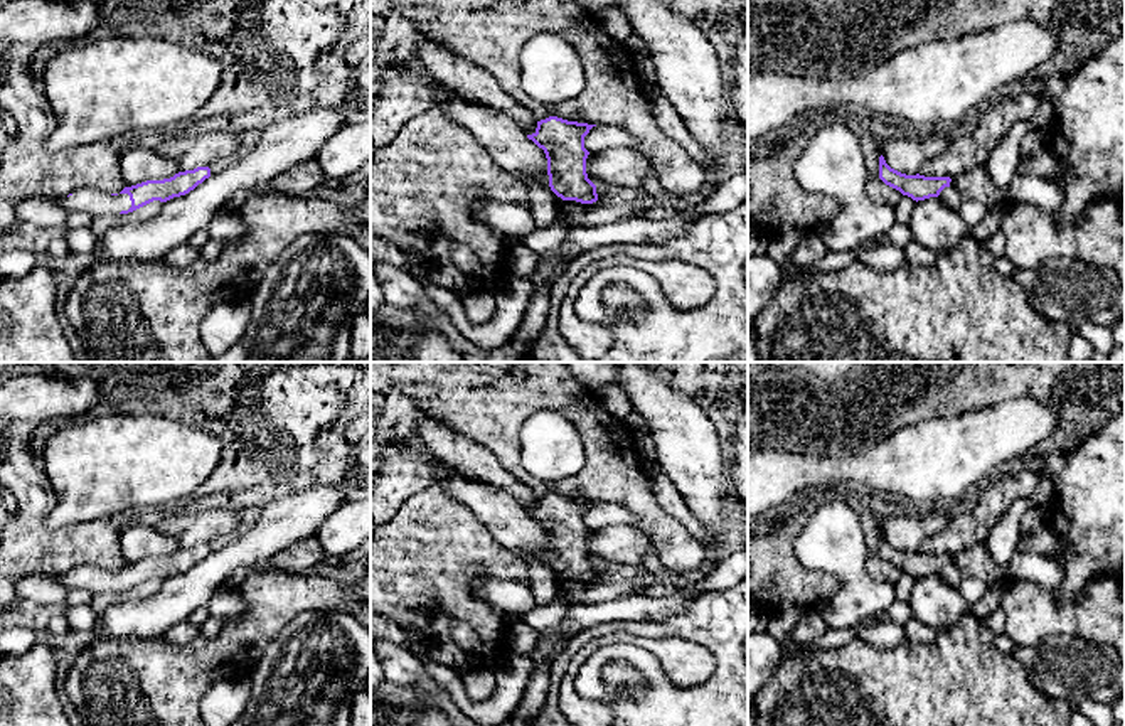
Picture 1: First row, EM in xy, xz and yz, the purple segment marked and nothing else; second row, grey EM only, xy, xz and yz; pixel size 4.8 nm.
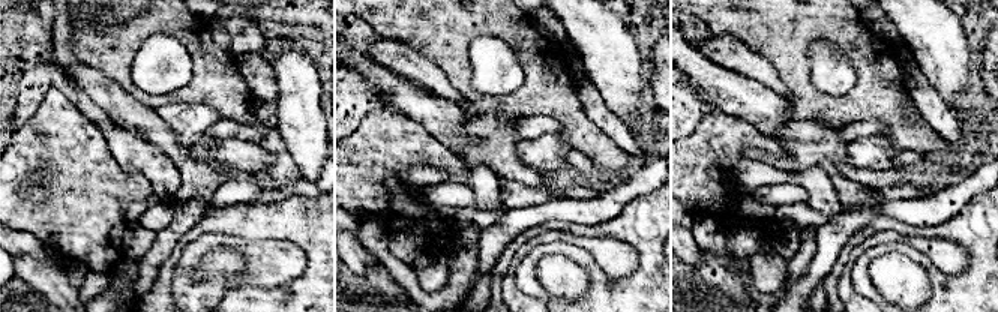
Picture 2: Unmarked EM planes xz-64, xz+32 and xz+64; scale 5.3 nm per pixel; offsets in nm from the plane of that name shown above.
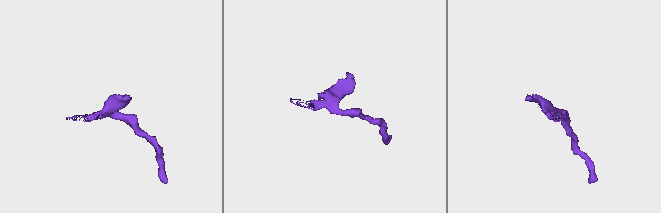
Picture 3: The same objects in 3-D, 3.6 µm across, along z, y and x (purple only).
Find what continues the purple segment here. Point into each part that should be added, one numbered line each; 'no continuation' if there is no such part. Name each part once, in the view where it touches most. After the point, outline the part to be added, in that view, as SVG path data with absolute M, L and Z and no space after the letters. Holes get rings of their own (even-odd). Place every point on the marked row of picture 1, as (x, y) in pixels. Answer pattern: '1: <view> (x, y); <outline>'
1: xy (91, 201); M83 189L69 197L66 195L59 199L59 206L67 212L81 211L96 217L128 211L131 207L131 200L128 194L111 195L94 189Z

